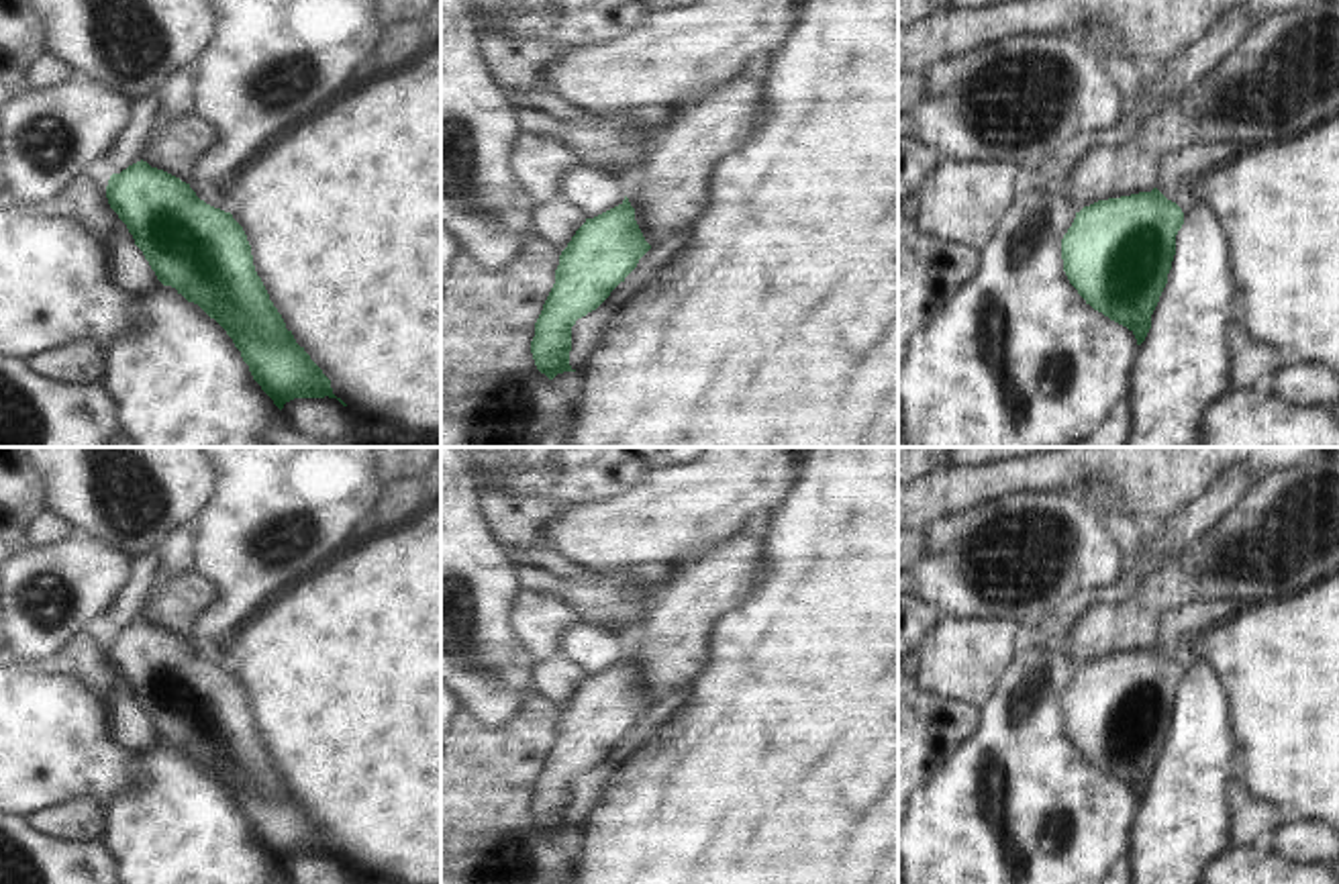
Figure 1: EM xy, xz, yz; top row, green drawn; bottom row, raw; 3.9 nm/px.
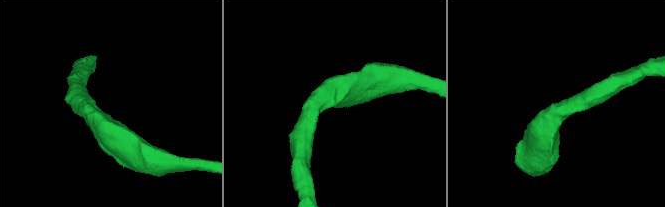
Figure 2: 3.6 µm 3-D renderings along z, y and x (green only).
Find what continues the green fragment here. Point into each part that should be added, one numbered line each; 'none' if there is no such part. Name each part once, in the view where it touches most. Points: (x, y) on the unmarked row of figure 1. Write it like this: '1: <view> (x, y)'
none

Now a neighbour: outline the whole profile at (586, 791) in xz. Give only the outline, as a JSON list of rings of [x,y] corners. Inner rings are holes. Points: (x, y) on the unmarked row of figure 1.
[[[680,690],[670,692],[651,704],[637,725],[610,749],[610,753],[592,770],[578,776],[572,784],[569,823],[580,829],[602,798],[610,778],[641,749],[665,739],[670,721],[682,710],[686,696]]]

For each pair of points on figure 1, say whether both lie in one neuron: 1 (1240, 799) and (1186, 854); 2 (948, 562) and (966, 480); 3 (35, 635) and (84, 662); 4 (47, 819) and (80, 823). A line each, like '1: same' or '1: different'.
1: different
2: different
3: different
4: same

